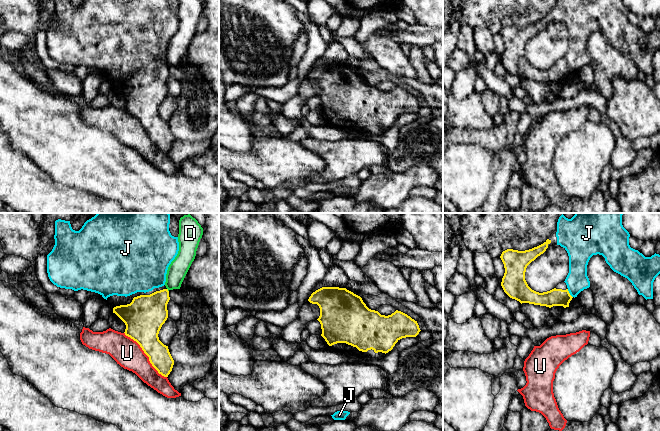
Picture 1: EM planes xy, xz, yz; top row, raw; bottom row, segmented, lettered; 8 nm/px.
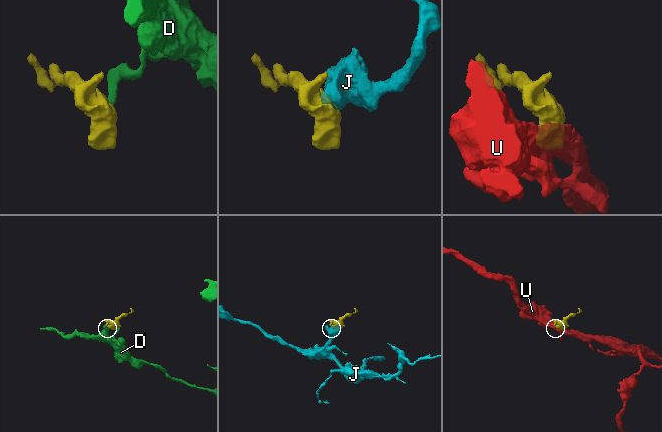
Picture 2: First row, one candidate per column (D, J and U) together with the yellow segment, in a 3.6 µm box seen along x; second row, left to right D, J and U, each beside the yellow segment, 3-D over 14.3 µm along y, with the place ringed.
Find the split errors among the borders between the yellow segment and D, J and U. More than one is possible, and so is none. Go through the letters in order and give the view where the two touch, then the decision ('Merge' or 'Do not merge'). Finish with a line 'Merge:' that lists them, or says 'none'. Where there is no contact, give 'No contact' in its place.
D: Touches yellow in xy. Do not merge
J: Touches yellow in yz. Merge
U: Touches yellow in xy. Do not merge
Merge: J

